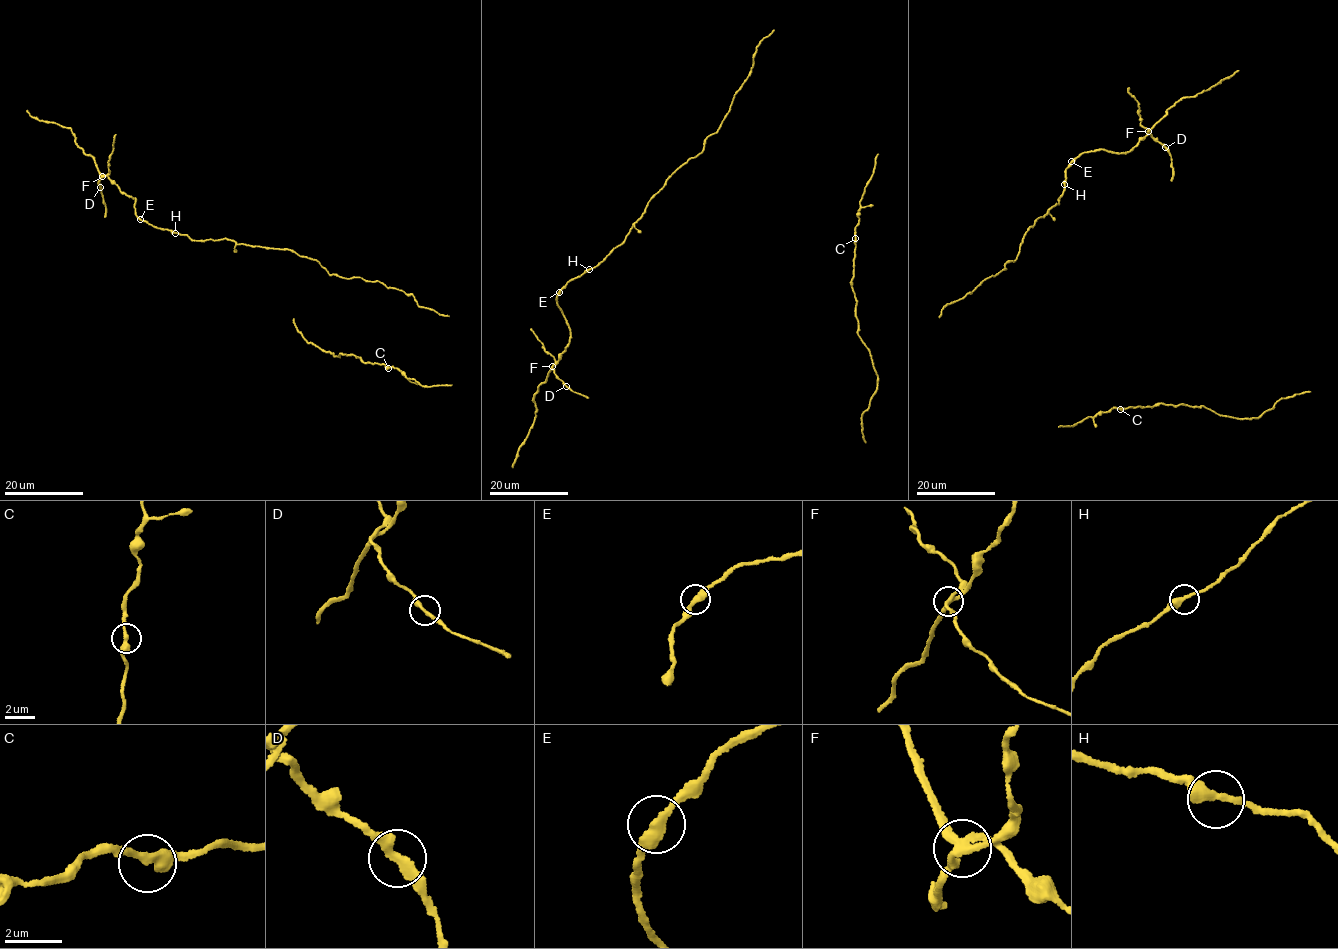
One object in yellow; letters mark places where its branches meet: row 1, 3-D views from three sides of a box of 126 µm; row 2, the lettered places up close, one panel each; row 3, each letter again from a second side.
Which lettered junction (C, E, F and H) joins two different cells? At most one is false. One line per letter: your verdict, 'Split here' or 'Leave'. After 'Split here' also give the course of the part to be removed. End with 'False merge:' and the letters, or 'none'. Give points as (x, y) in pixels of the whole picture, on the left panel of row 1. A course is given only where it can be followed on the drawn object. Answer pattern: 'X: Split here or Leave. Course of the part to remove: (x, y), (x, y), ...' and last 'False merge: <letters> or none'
C: Leave
E: Leave
F: Split here. Course of the part to remove: (102, 176), (110, 171), (109, 155), (115, 134)
H: Leave
False merge: F

